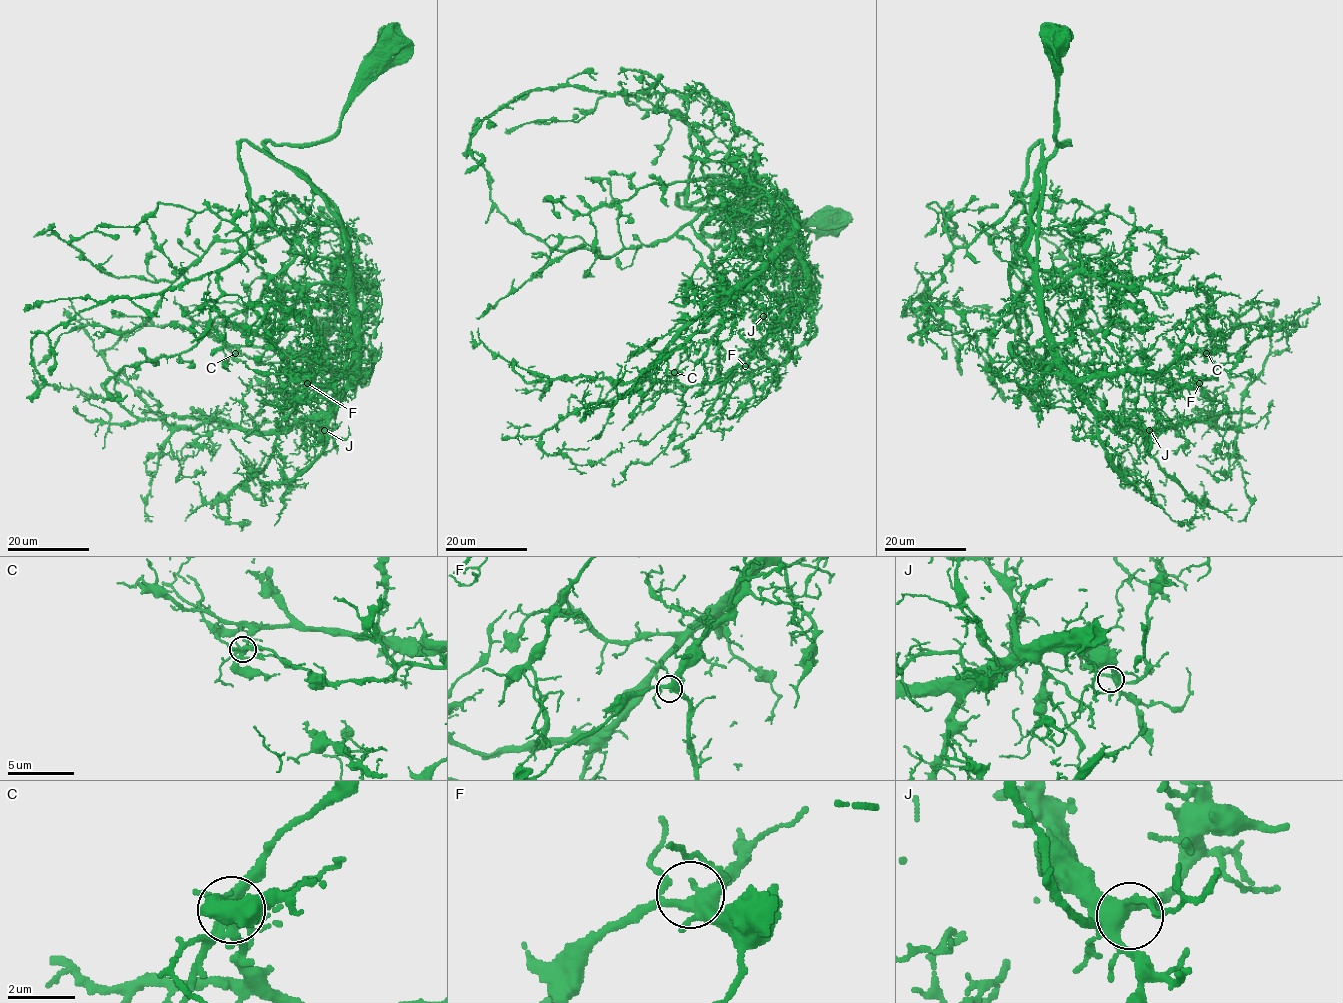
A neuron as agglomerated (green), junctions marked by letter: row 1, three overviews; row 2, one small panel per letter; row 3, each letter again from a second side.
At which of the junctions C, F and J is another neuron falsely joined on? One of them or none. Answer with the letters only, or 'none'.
C

